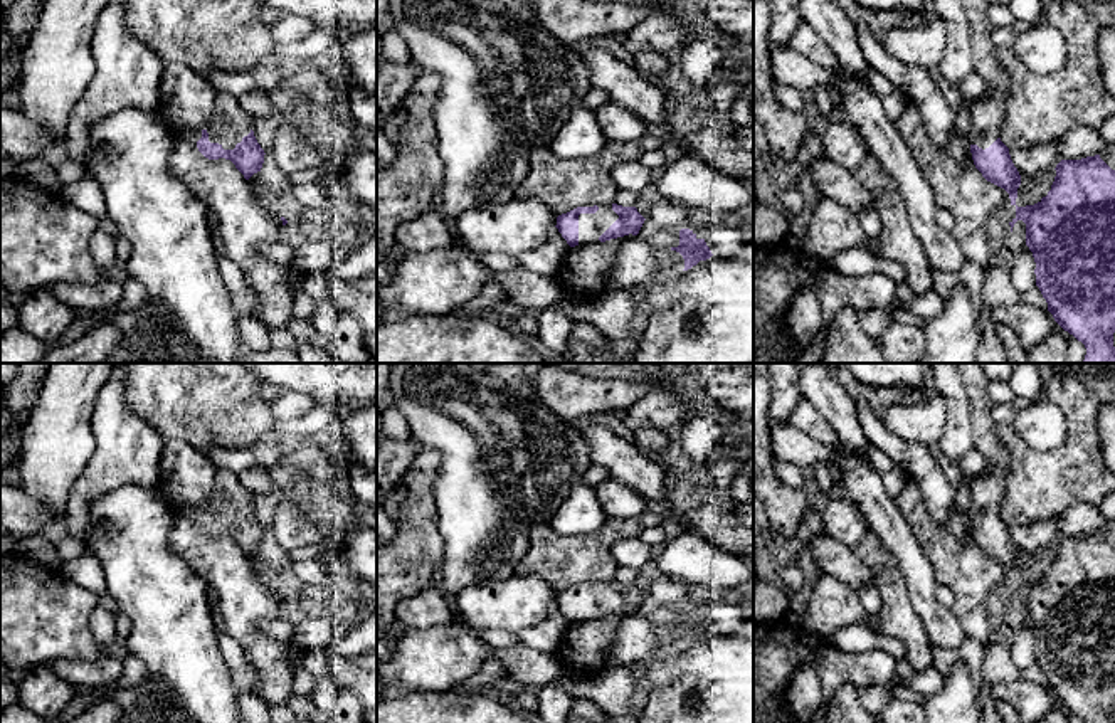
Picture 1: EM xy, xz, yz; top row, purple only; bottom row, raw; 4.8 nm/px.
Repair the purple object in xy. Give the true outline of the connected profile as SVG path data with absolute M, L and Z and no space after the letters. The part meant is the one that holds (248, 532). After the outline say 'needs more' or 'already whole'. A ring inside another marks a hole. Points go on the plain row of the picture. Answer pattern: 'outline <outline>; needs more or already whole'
outline M217 469L214 488L200 506L197 525L205 535L230 536L246 557L261 548L266 530L254 513L251 493L234 472Z; needs more

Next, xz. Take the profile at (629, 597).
outline M617 580L577 583L557 594L557 605L570 624L599 620L624 612L637 612L644 594L636 583Z; needs more

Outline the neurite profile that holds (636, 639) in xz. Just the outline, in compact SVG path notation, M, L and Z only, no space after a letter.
M636 612L619 620L616 641L607 654L607 666L642 664L658 649L658 624Z

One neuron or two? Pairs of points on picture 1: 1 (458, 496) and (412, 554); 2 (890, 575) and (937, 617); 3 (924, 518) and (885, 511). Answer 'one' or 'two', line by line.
1: two
2: two
3: two

